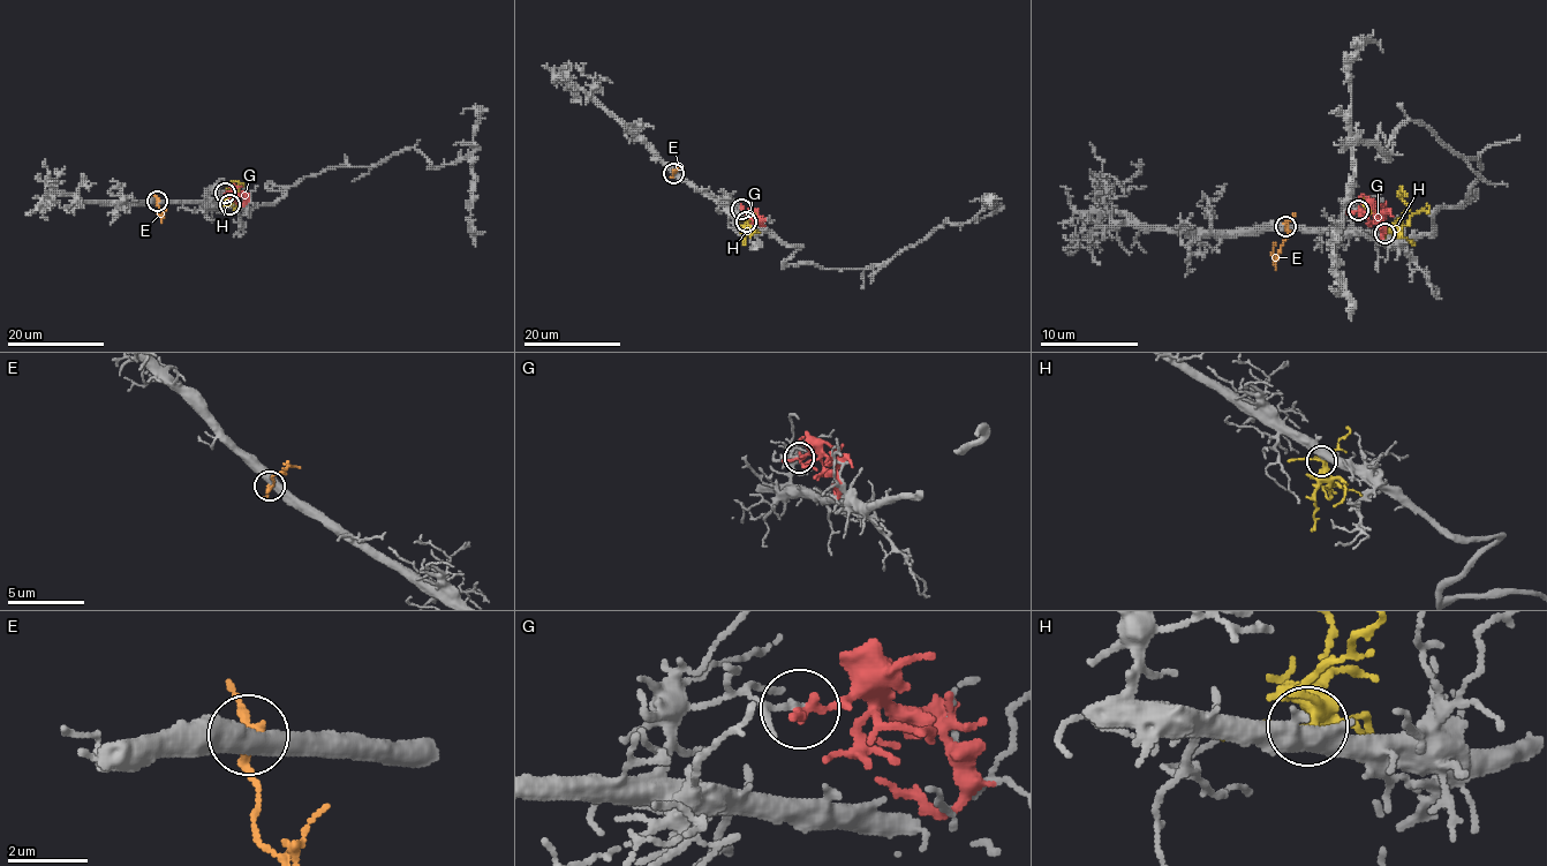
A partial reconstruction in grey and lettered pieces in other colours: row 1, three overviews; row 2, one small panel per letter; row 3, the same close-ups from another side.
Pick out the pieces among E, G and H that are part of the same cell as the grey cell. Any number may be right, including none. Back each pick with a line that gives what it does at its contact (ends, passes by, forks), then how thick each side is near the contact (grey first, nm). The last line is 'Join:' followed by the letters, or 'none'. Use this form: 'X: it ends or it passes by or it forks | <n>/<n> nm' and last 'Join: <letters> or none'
H: it forks | 500/240 nm
Join: H

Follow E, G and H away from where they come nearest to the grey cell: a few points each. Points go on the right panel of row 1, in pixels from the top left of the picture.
E: (1285, 225), (1288, 238), (1275, 255), (1275, 242)
G: (1358, 211), (1373, 209), (1382, 235), (1378, 228)
H: (1386, 233), (1408, 209), (1400, 187), (1408, 196)

